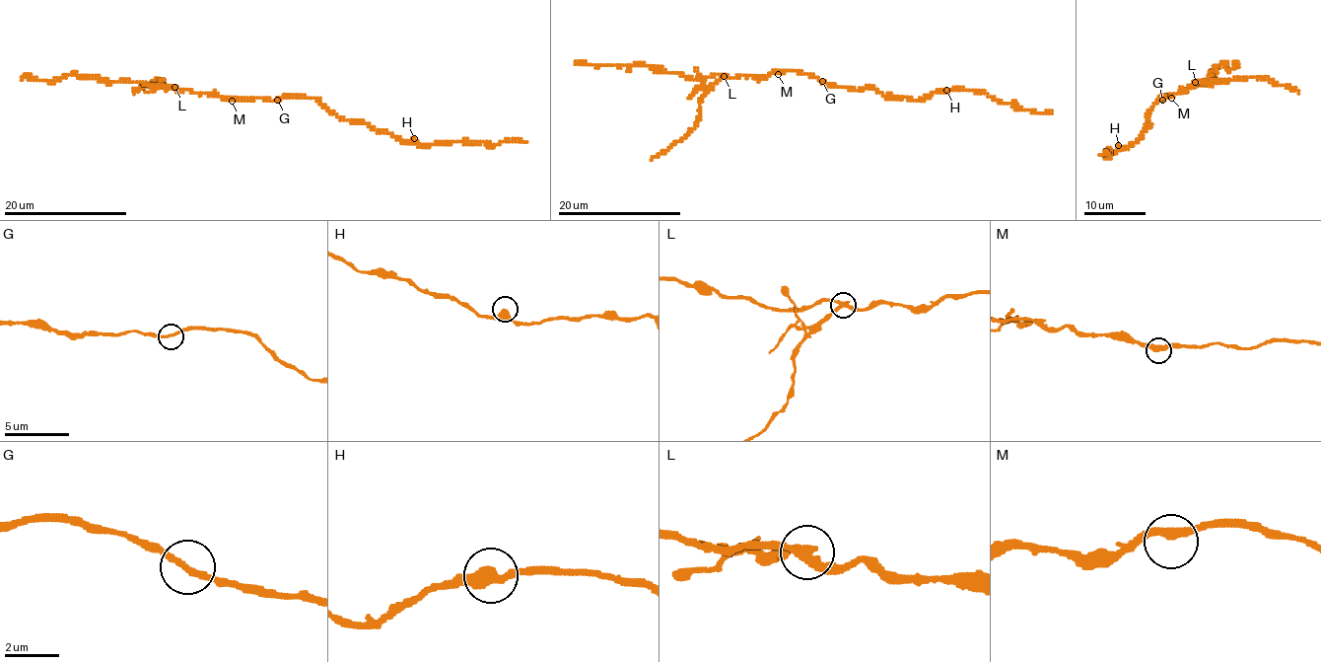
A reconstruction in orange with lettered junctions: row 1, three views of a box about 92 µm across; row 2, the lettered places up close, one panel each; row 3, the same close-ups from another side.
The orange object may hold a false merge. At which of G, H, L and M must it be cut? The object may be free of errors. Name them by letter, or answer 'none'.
L

